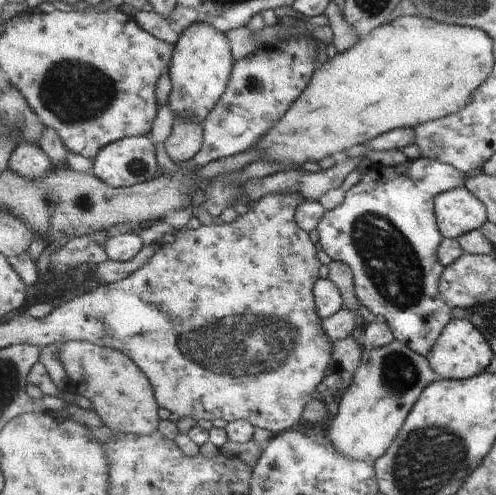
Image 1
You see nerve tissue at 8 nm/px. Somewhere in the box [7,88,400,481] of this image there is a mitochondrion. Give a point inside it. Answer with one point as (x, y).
(240, 355)

